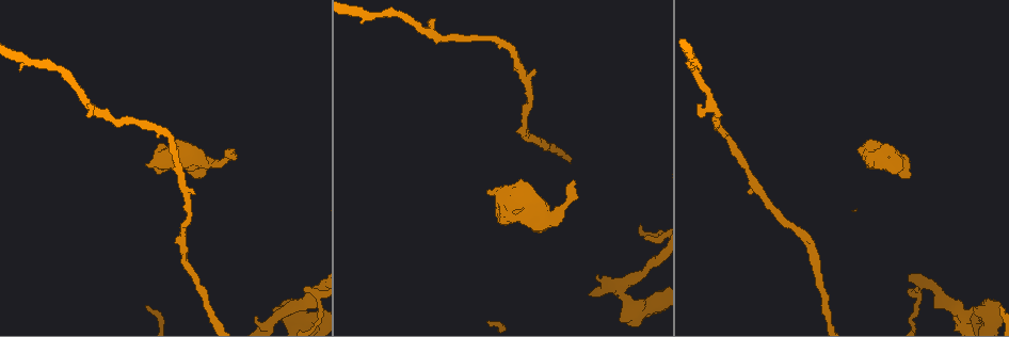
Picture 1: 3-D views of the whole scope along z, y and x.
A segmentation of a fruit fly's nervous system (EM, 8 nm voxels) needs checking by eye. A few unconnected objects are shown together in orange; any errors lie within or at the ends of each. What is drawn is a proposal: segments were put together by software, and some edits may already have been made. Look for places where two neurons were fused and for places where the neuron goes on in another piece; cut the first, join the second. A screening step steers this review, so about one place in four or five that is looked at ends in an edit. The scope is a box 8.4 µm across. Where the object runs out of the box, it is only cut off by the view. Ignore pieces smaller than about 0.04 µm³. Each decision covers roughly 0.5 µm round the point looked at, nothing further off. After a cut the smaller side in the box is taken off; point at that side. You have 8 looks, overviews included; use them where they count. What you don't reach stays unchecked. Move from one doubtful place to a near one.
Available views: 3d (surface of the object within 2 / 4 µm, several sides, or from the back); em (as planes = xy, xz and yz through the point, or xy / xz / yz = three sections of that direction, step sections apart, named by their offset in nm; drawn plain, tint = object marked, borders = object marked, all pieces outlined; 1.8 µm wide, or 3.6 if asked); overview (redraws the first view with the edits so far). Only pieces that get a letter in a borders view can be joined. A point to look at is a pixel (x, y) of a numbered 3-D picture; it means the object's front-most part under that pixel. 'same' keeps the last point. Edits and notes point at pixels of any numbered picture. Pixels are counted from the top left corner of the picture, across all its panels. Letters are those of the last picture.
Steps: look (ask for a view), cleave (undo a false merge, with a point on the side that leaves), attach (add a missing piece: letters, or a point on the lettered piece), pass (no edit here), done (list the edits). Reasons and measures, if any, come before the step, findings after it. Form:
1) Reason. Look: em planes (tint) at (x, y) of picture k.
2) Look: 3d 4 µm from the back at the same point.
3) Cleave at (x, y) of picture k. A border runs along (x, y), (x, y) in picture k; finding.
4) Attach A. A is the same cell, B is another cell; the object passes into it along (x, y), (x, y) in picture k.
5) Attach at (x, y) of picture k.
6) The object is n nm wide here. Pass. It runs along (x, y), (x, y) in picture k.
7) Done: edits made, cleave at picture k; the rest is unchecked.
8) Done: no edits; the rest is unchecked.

Look: 3d 4 µm at (917, 287) of picture 1.

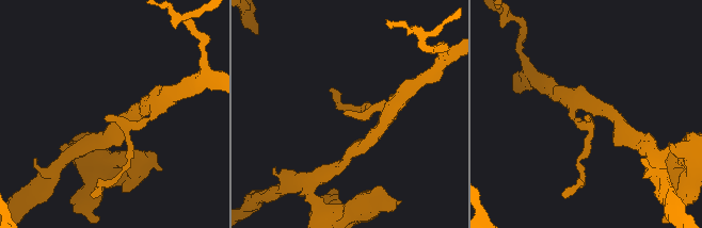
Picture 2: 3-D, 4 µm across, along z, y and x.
Look: em xy step 16 (borders) at (345, 113) of picture 2.

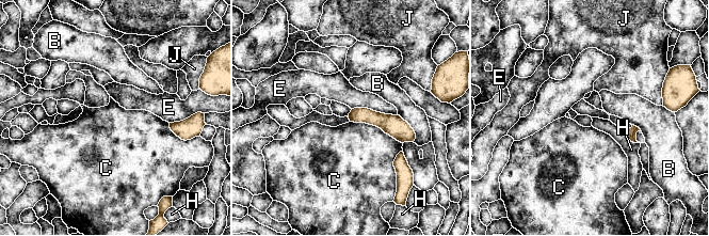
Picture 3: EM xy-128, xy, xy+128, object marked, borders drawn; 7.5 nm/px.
The object is 110 nm wide here. Pass. B, C, E, H and J are other cells; a border runs along (622, 129), (631, 141), (639, 143) in picture 3; no lettered piece goes on from it.

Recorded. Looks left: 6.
An open end. Look: 3d 2 µm at (490, 190) of picture 1.

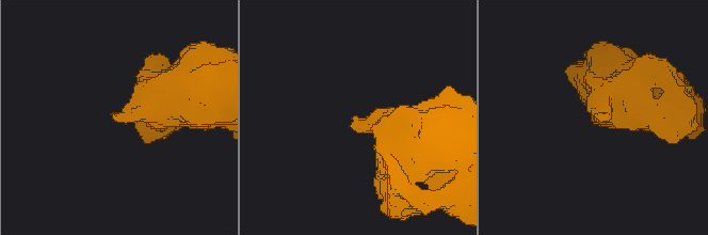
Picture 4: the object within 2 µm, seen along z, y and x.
Now the EM. Look: em xz step 8 (borders) at (596, 114) of picture 4.

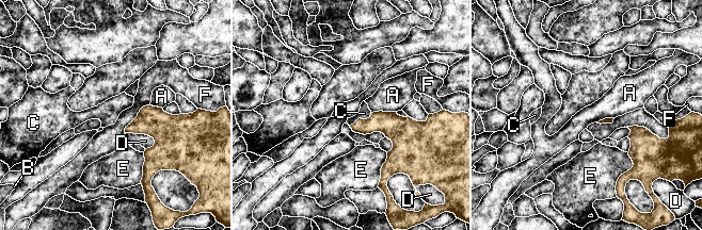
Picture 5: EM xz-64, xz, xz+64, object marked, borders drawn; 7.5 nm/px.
The longest contact is with F, 300 nm. Attach C. C is the same cell, A, B, D, E and F are other cells; it goes on there.

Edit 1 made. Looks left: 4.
Tapers out. Look: em planes (borders) at (234, 148) of picture 1.

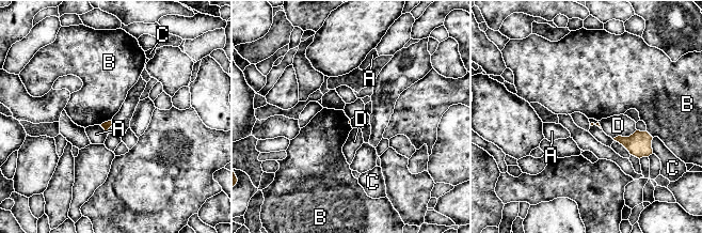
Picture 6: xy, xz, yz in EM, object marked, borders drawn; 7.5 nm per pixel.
Pass. A, B, C and D are other cells; a border runs along (110, 120), (100, 125) in picture 6; none of them fits.

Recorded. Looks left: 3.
Done: edits made, attach at picture 5; the rest is unchecked.

